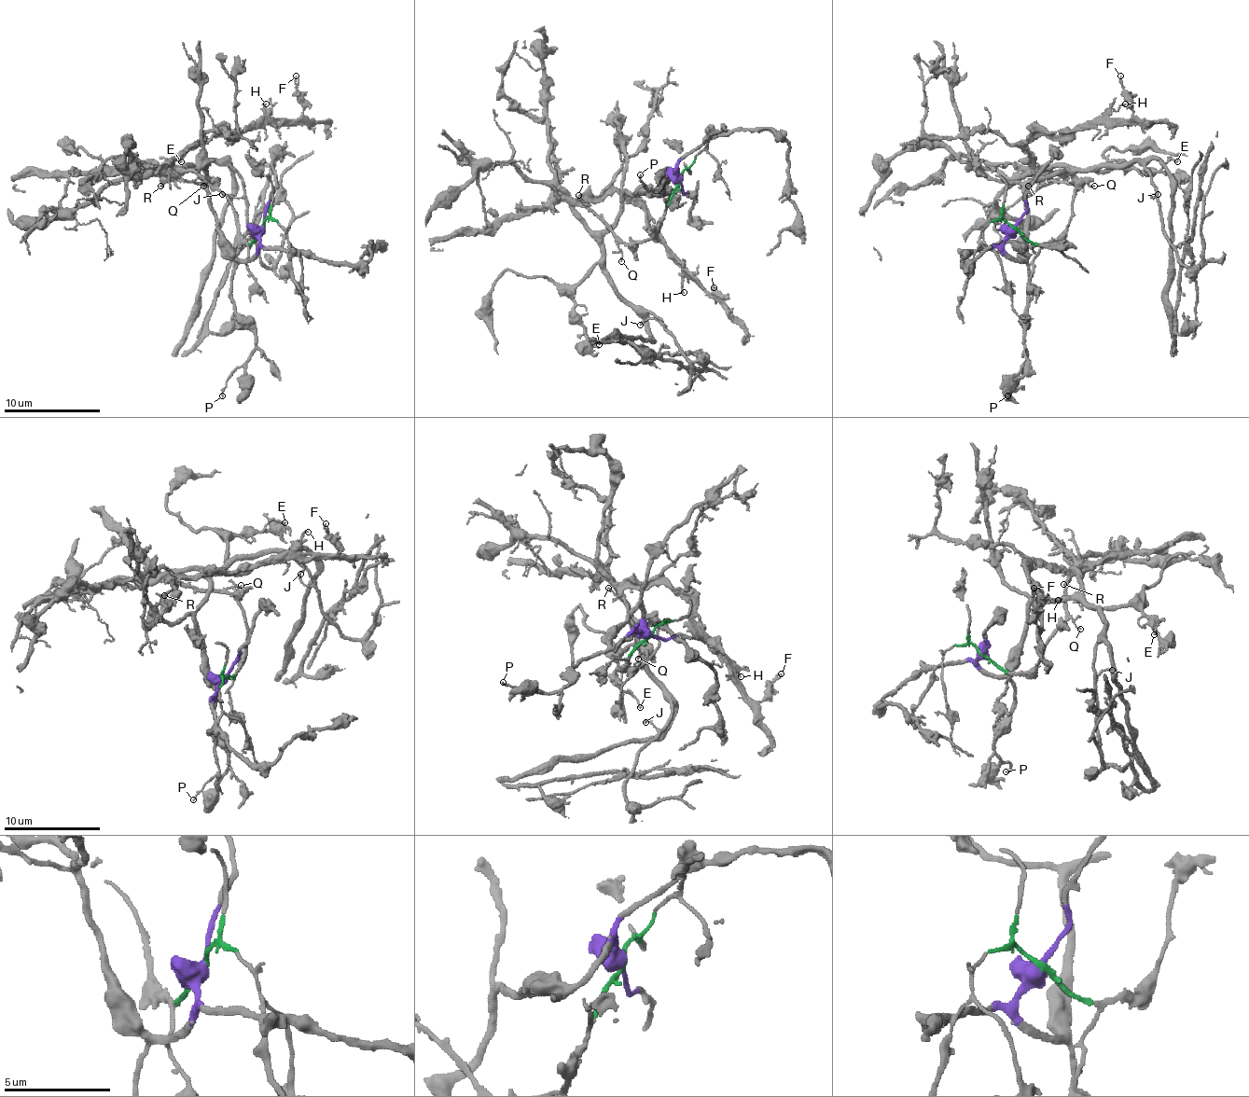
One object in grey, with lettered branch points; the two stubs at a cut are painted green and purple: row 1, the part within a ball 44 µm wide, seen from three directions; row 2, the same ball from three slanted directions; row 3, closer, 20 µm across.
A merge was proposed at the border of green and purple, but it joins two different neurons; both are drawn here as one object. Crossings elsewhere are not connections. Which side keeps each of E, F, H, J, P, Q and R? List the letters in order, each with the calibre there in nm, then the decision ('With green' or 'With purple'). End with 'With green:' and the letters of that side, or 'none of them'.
E: Thickness 130 nm. With purple
F: Thickness 90 nm. With green
H: Thickness 110 nm. With green
J: Thickness 130 nm. With purple
P: Thickness 140 nm. With purple
Q: Thickness 100 nm. With green
R: Thickness 110 nm. With green
With green: F, H, Q, R

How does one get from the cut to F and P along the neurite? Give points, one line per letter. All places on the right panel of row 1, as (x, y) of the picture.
F: (1015, 228), (1042, 244), (1071, 217), (1075, 187), (1024, 147), (1123, 123), (1121, 76)
P: (1015, 228), (1003, 249), (1020, 258), (1030, 275), (1022, 377), (1007, 395)

